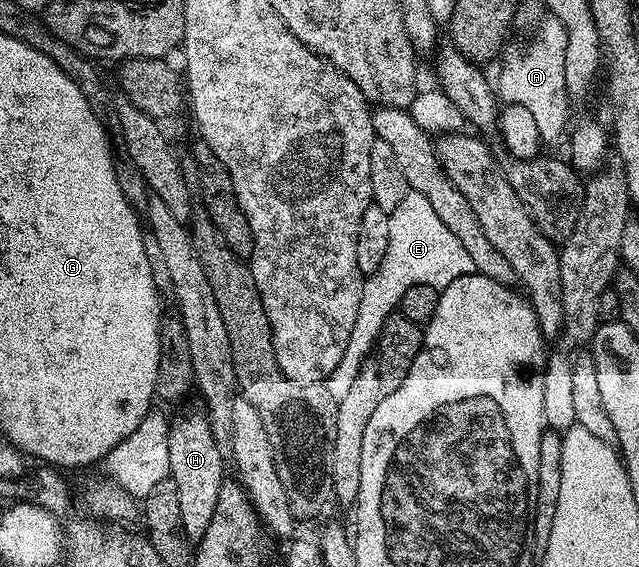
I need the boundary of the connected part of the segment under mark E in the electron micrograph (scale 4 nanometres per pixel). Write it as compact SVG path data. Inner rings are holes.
M409 191L403 201L389 214L390 240L383 262L375 273L364 278L363 296L359 301L351 338L341 359L357 359L362 366L372 354L379 333L389 315L401 304L403 293L414 284L430 285L440 291L461 276L474 274L474 261L458 237L444 225L431 206L431 201L421 193Z

